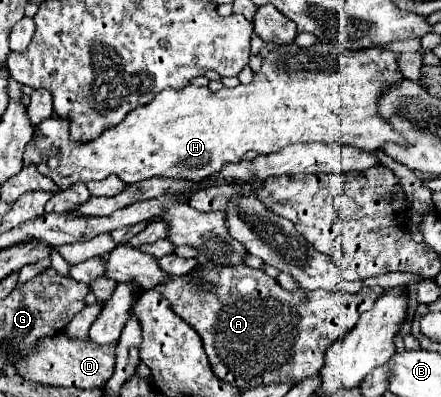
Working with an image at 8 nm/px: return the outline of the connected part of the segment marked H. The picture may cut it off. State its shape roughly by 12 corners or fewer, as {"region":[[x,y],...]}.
{"region":[[276,47],[250,85],[164,89],[26,165],[60,189],[202,181],[248,151],[380,149],[396,53]]}

